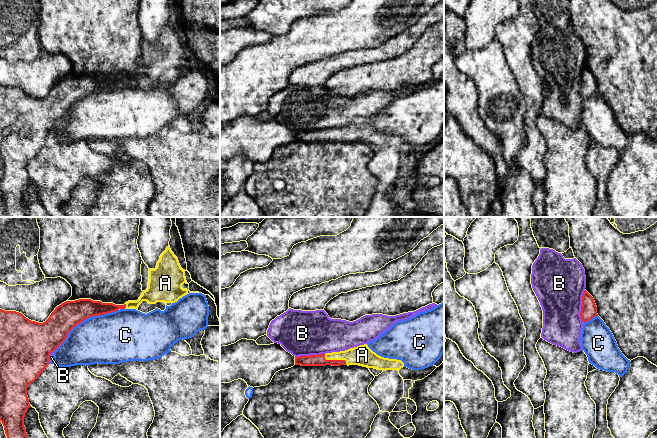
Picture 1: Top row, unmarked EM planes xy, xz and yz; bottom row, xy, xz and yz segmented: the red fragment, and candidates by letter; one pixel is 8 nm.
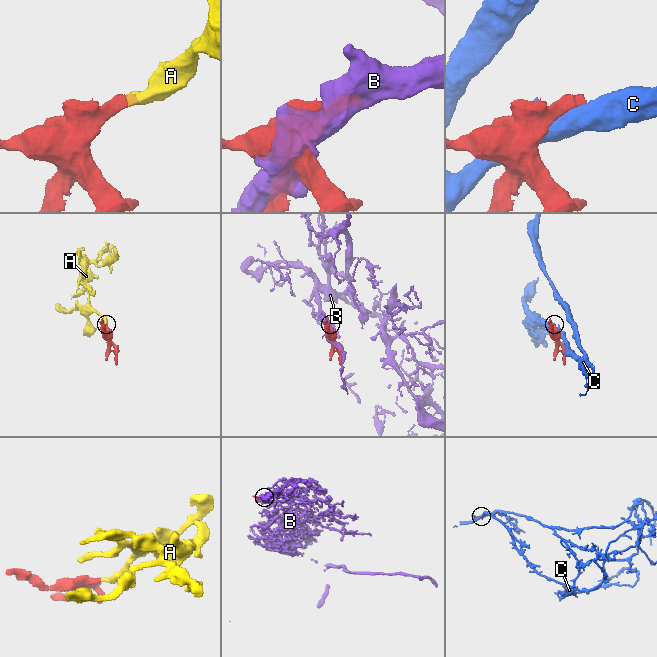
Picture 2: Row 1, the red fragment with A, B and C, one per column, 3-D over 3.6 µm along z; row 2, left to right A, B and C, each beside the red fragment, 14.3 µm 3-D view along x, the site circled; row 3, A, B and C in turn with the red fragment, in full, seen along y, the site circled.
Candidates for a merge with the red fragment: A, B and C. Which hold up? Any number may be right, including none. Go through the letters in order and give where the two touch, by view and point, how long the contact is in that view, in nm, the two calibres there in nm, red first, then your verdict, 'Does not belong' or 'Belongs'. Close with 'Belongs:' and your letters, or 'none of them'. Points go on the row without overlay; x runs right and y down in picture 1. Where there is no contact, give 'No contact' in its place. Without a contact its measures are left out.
A: Touches red at xz (335, 136). Shared border 200 nm. Thickness 100 nm (red) against 170 nm. Belongs
B: Touches red at yz (581, 82). Shared border 260 nm. Thickness 130 nm (red) against 420 nm. Does not belong
C: Touches red at xy (84, 95). Shared border 650 nm. Thickness 220 nm (red) against 400 nm. Does not belong
Belongs: A

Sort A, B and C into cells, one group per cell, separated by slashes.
A / B / C

